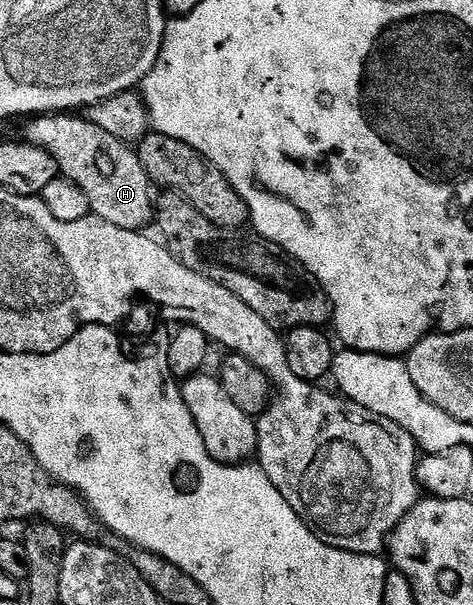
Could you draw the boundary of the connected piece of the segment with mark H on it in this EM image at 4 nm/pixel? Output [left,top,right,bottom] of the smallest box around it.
[26,112,153,230]

